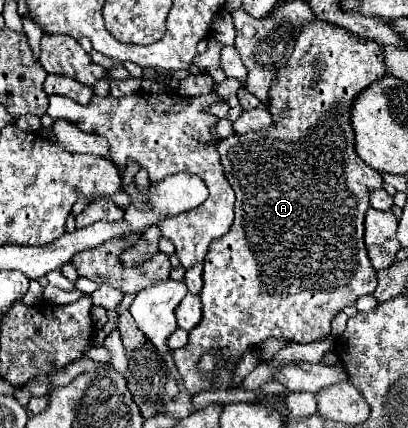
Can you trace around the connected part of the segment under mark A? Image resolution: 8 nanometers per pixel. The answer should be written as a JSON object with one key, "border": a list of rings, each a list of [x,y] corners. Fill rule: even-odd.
{"border":[[[314,20],[310,24],[306,24],[302,28],[302,34],[298,34],[296,38],[296,46],[294,46],[294,52],[292,56],[288,58],[286,66],[276,72],[272,84],[270,84],[270,94],[268,94],[268,112],[272,114],[272,124],[266,128],[266,130],[260,130],[260,132],[248,132],[244,136],[228,136],[224,140],[220,140],[216,144],[216,150],[222,158],[222,166],[224,166],[224,176],[226,180],[230,182],[234,194],[236,194],[236,202],[234,202],[234,224],[230,228],[228,234],[216,238],[214,242],[210,242],[210,248],[208,248],[208,254],[204,258],[204,288],[200,292],[200,300],[202,300],[202,320],[200,324],[190,332],[190,344],[186,348],[180,348],[180,350],[174,350],[172,356],[174,356],[174,364],[180,372],[180,378],[186,386],[186,390],[190,390],[190,394],[198,394],[198,392],[204,392],[204,390],[210,390],[214,386],[212,378],[198,370],[198,360],[200,356],[206,352],[206,350],[216,350],[220,346],[224,346],[222,350],[230,352],[232,358],[240,358],[250,346],[258,346],[262,344],[264,340],[268,338],[284,338],[284,340],[290,340],[290,342],[298,342],[298,344],[310,344],[310,342],[316,342],[316,340],[322,340],[326,336],[330,336],[330,324],[332,320],[336,318],[336,314],[346,308],[346,306],[352,306],[360,296],[366,296],[366,294],[372,294],[378,286],[378,280],[376,280],[376,270],[368,258],[368,252],[366,252],[366,246],[364,246],[364,216],[370,208],[370,192],[376,192],[376,190],[382,190],[384,186],[384,180],[380,176],[380,172],[374,172],[372,166],[364,164],[362,158],[356,154],[354,150],[354,130],[352,130],[352,122],[350,122],[350,110],[354,106],[354,100],[358,98],[358,94],[362,90],[366,90],[370,84],[374,84],[376,80],[384,78],[386,76],[386,62],[384,62],[384,50],[376,44],[376,42],[370,42],[370,40],[364,40],[364,38],[354,38],[352,32],[344,30],[344,28],[338,28],[334,24],[328,24],[328,22],[320,22],[320,20]]]}

